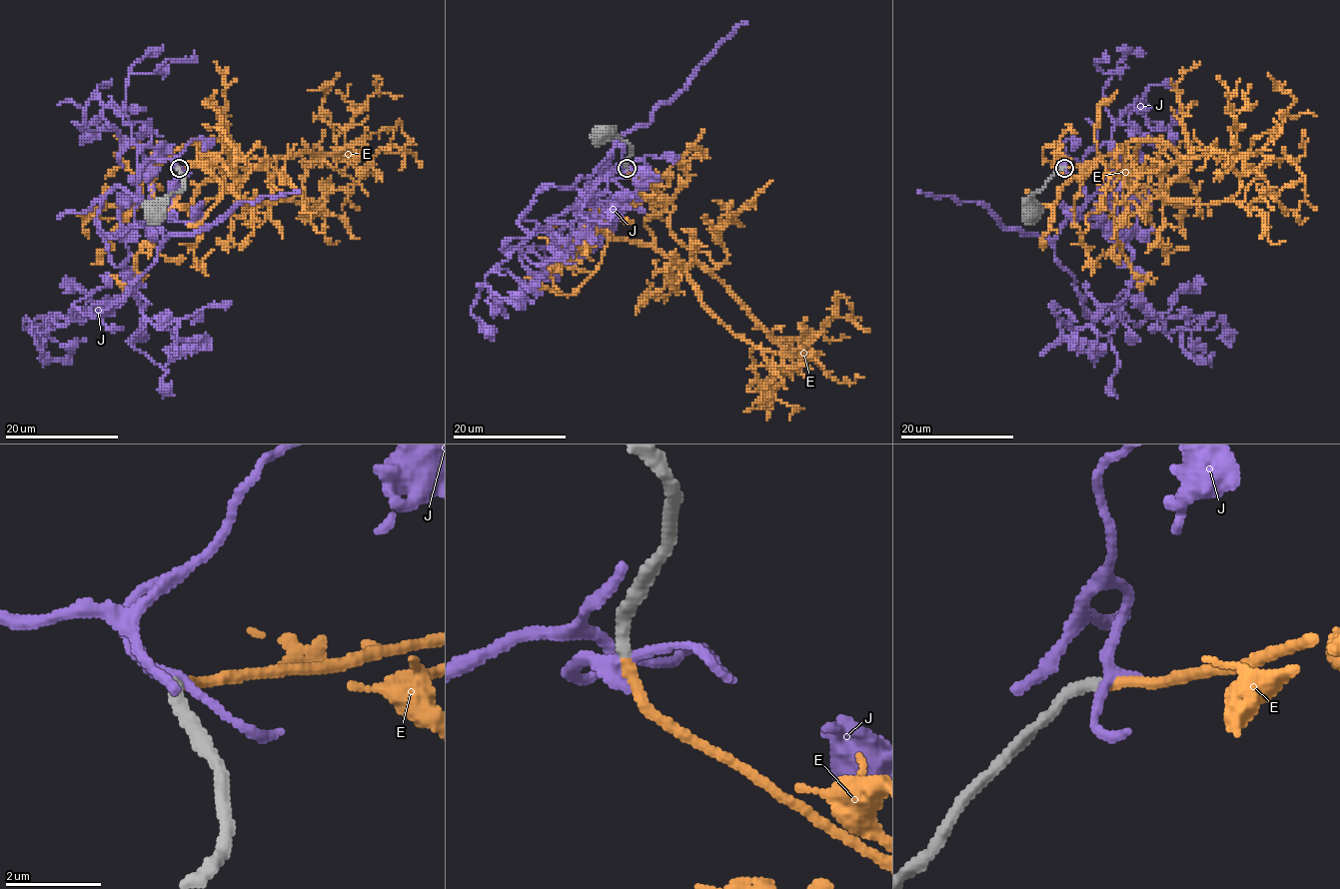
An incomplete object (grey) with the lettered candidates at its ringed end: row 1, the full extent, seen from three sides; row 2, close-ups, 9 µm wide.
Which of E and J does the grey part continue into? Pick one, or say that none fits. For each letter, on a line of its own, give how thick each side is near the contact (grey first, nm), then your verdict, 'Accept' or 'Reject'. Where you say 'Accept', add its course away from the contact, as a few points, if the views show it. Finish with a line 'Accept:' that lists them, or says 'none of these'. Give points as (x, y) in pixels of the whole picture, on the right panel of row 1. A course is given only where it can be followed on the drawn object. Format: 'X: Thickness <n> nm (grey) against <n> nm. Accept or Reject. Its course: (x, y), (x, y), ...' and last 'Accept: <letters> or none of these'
E: Thickness 280 nm (grey) against 200 nm. Accept. Its course: (1064, 168), (1147, 168), (1164, 195), (1206, 205), (1244, 201), (1263, 168), (1288, 159), (1315, 209)
J: Thickness 280 nm (grey) against 280 nm. Reject
Accept: E

